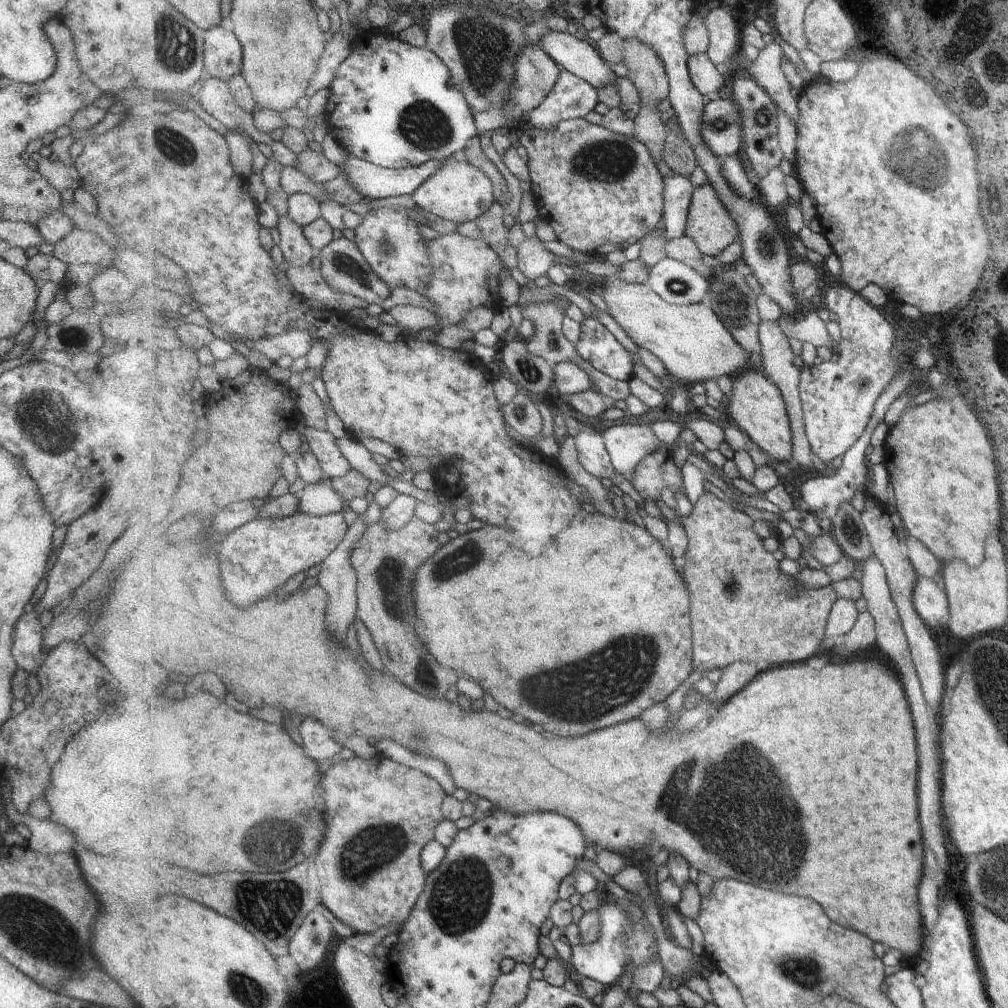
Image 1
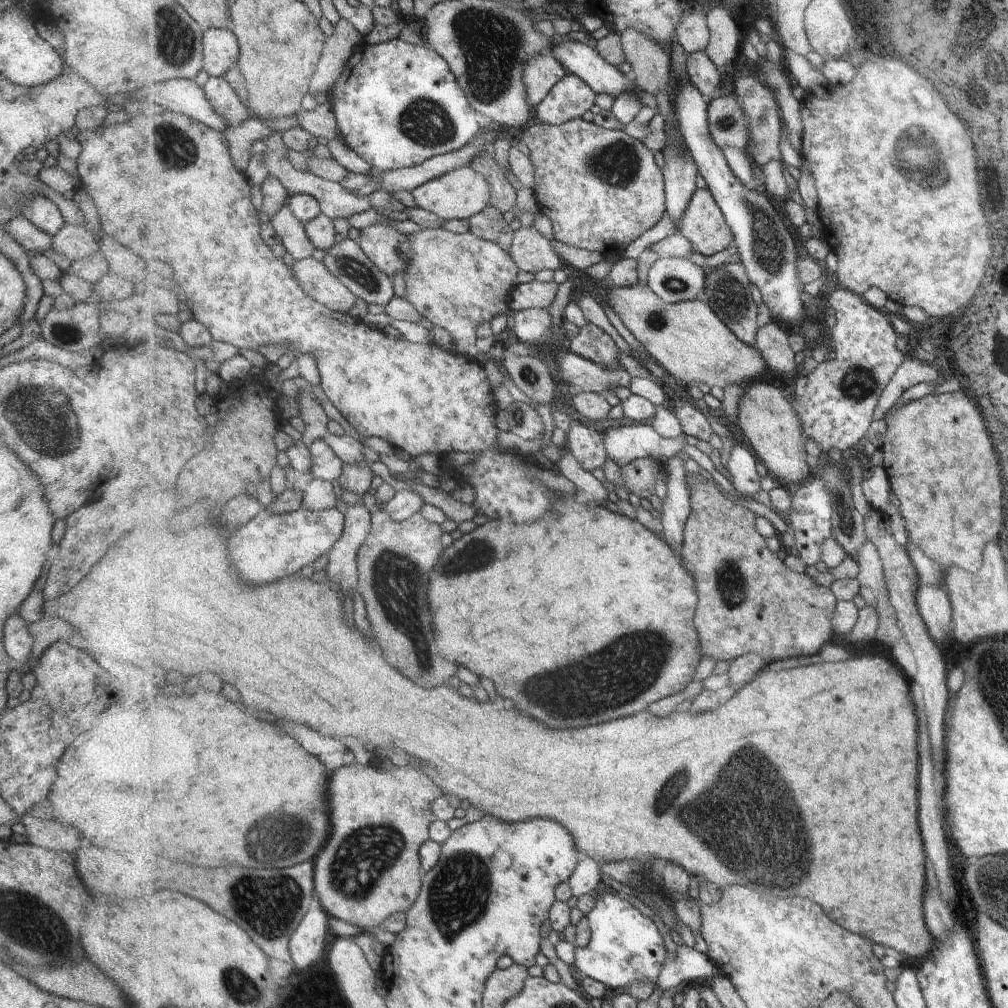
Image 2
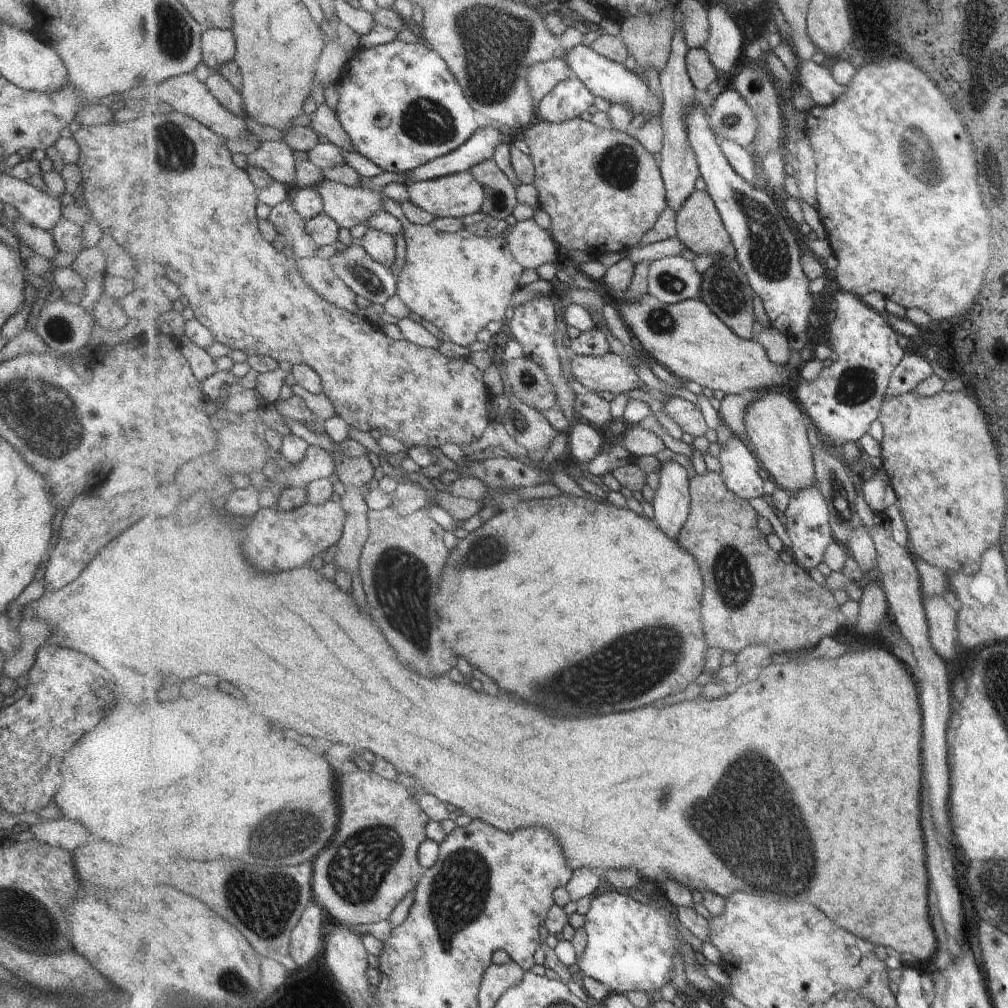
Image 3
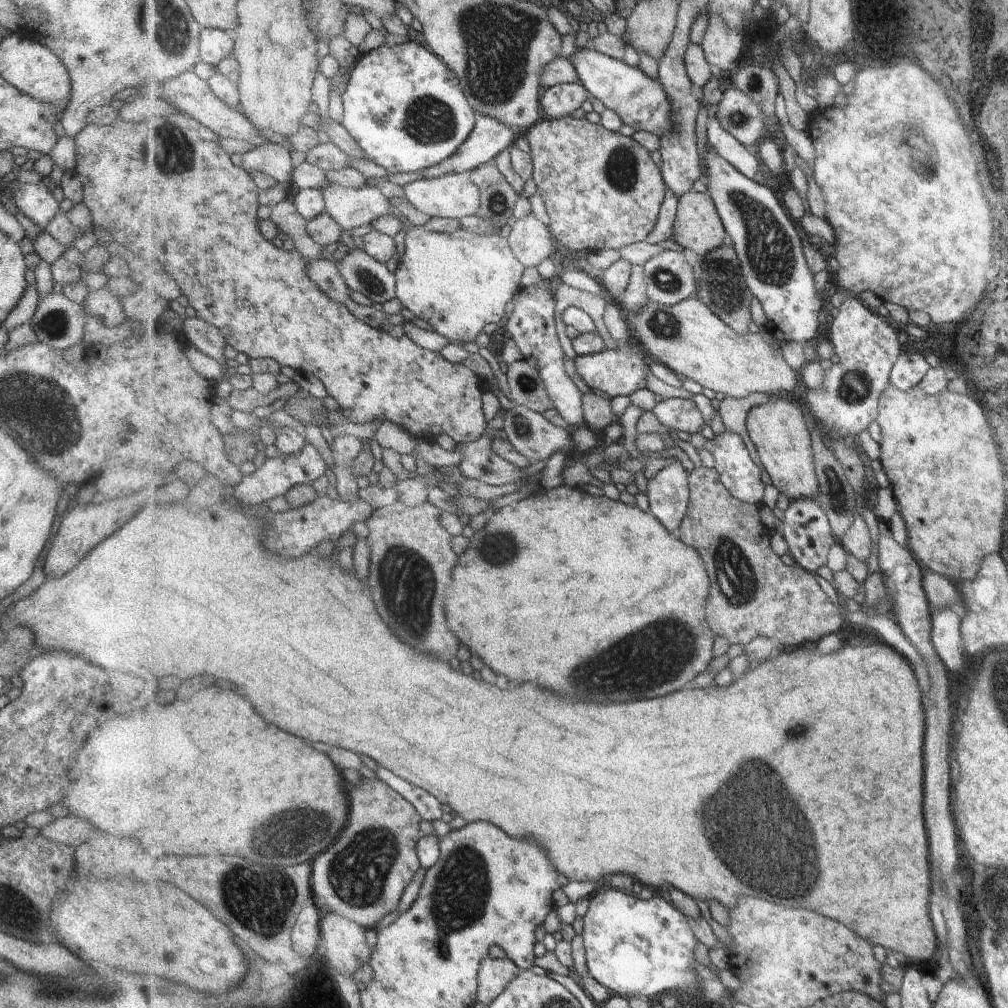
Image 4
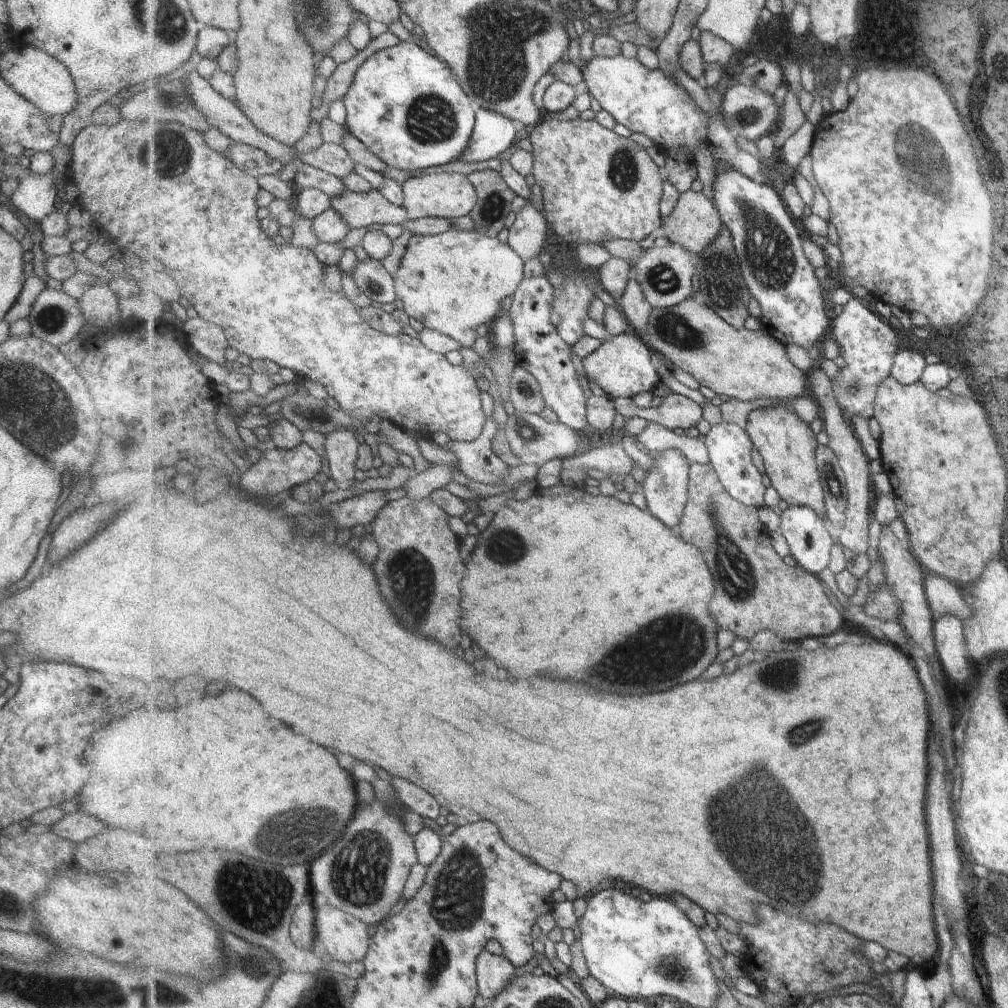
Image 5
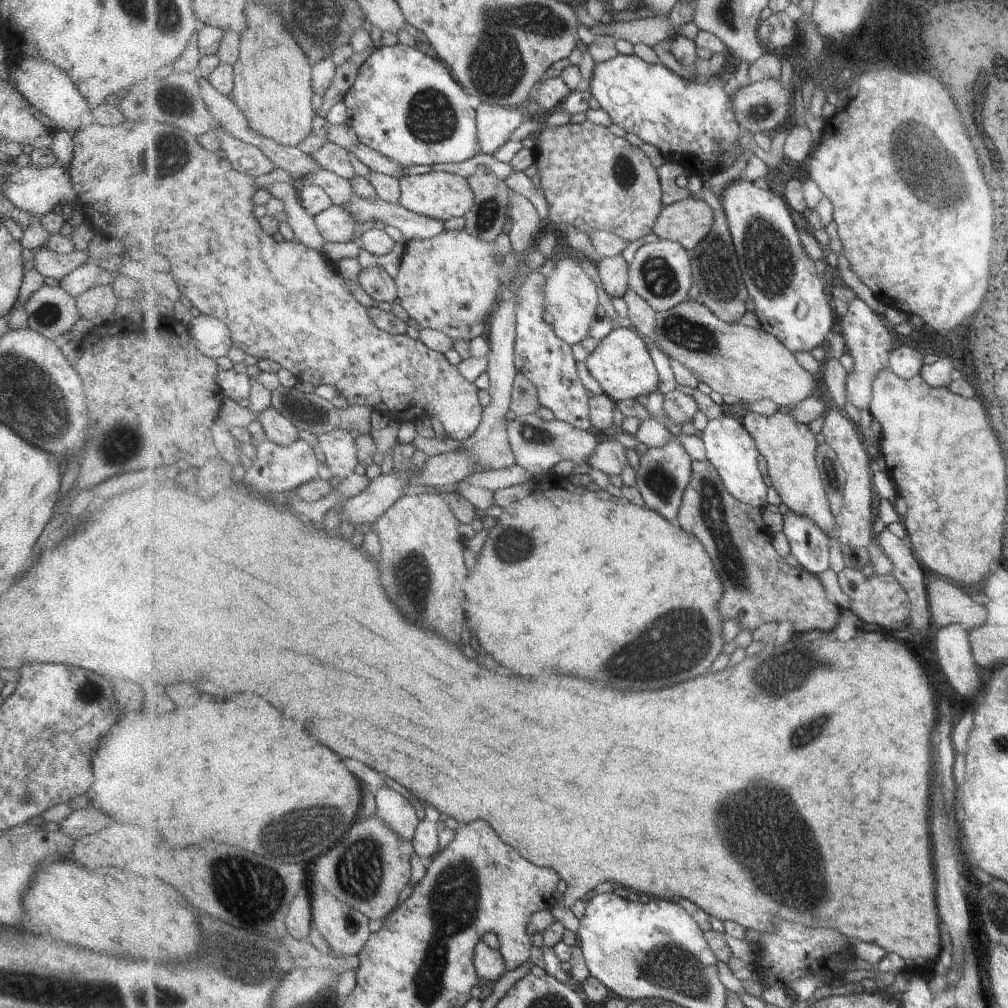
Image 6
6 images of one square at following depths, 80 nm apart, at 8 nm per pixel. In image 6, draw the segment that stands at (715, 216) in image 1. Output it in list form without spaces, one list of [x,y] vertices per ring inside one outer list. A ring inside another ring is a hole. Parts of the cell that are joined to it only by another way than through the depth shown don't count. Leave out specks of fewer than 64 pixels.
[[[695,194],[665,207],[657,219],[653,236],[695,250],[715,224],[712,206]]]

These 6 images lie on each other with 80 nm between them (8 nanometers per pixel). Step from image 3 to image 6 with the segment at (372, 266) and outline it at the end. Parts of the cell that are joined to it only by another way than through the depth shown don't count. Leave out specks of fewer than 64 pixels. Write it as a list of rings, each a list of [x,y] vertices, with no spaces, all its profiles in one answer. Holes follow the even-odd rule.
[[[380,266],[361,269],[358,275],[359,285],[372,300],[379,304],[393,304],[399,301],[396,280]]]

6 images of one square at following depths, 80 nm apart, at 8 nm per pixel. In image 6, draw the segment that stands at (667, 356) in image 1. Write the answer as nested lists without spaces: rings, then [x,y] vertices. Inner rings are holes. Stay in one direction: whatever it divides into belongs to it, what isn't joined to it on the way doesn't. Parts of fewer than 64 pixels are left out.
[[[689,298],[675,308],[657,312],[656,343],[666,355],[684,365],[698,382],[704,382],[723,396],[729,394],[729,396],[737,396],[742,401],[749,402],[768,398],[774,401],[779,409],[784,409],[793,408],[802,400],[809,398],[817,388],[814,373],[801,368],[793,356],[794,352],[789,350],[789,347],[785,346],[780,339],[762,327],[754,329],[740,323],[729,324],[698,300]]]

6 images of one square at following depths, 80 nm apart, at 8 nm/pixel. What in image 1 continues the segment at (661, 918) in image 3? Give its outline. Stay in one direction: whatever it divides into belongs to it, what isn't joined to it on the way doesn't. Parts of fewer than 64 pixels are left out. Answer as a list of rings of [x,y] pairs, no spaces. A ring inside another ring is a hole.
[[[617,901],[599,906],[602,916],[602,933],[600,940],[592,945],[575,945],[572,947],[571,964],[579,974],[604,984],[607,988],[617,984],[627,969],[632,972],[643,963],[654,959],[658,954],[658,941],[655,932],[651,933],[642,919],[638,923],[631,923],[629,917],[620,909]]]

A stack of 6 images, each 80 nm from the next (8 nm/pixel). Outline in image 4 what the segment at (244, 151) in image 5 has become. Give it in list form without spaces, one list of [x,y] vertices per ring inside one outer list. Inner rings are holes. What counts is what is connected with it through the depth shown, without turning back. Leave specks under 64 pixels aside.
[[[267,144],[263,148],[253,148],[241,155],[241,167],[250,175],[251,172],[263,172],[279,183],[292,184],[294,169],[291,164],[291,149],[279,144]]]

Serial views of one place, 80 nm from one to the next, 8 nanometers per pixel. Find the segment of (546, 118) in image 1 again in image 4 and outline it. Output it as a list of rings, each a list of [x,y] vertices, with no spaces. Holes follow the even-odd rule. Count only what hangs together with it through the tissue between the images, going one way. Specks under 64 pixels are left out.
[[[557,84],[546,90],[541,101],[541,113],[551,119],[564,118],[579,110],[590,96],[582,84]]]

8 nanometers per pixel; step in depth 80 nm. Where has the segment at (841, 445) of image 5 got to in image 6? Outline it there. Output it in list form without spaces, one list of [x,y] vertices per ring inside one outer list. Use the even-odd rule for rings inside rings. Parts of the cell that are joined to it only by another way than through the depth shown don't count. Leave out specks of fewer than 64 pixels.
[[[829,407],[823,416],[823,428],[821,433],[825,442],[837,453],[845,472],[847,473],[847,482],[844,490],[844,505],[842,506],[842,518],[838,525],[837,543],[845,543],[853,548],[867,548],[869,544],[876,542],[873,533],[873,522],[876,519],[876,510],[873,508],[873,473],[871,471],[870,454],[866,448],[865,440],[861,436],[857,426],[850,418],[845,418],[836,408]]]

